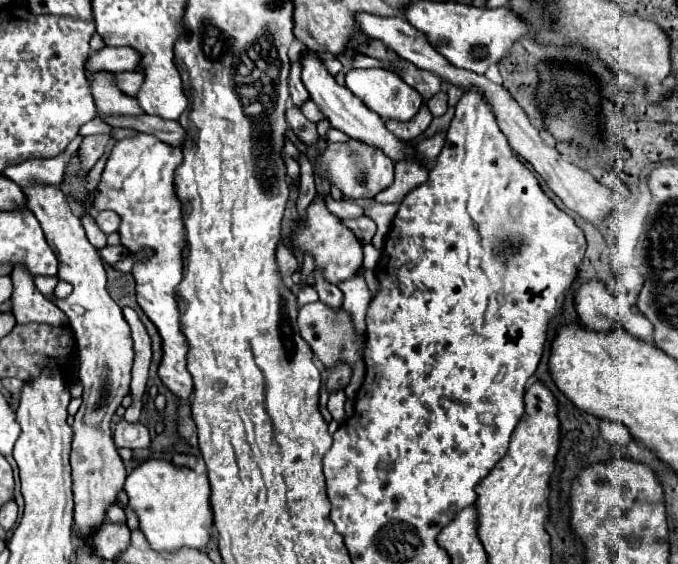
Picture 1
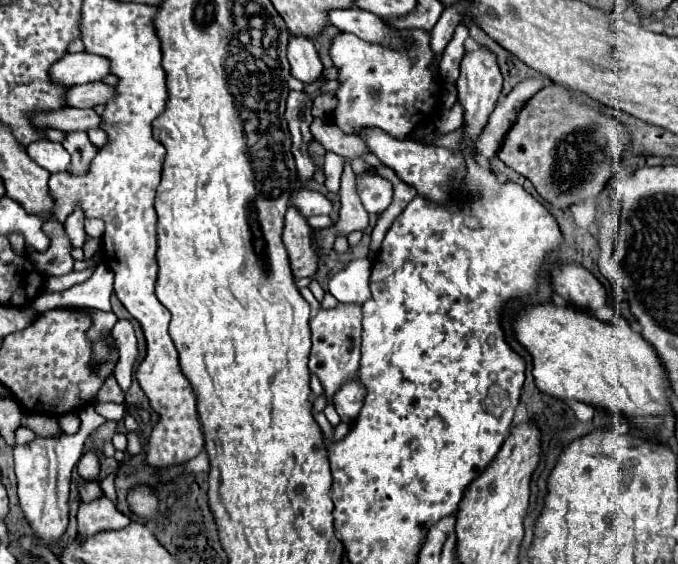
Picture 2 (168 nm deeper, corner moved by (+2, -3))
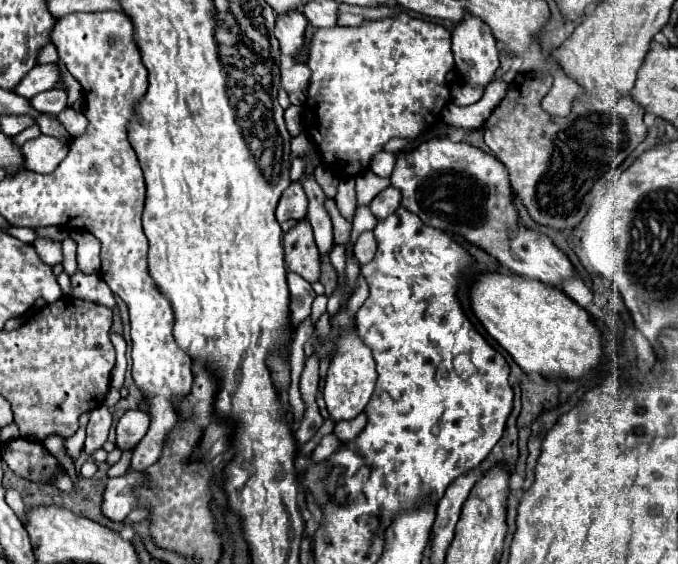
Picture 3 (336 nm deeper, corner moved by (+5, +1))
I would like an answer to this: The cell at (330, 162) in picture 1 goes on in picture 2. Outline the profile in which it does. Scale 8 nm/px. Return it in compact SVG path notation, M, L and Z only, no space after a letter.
M365 173L365 175L357 177L357 189L359 189L359 197L361 197L367 213L381 215L387 209L387 205L391 205L391 201L393 201L391 183L379 175Z

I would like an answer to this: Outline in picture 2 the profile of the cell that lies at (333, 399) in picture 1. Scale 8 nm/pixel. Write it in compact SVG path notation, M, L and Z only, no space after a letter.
M339 303L335 308L319 309L319 313L311 319L311 353L309 353L309 371L315 373L325 389L325 395L329 399L329 405L325 409L325 415L331 423L331 427L335 429L341 419L331 403L331 397L335 395L335 391L349 379L353 379L359 371L359 363L361 358L361 342L362 342L362 310L360 305Z

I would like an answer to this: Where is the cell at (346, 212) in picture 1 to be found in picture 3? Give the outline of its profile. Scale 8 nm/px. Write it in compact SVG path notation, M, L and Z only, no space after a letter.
M296 181L284 191L284 195L278 203L278 209L276 209L276 219L278 219L278 223L284 223L288 219L300 221L306 217L306 213L308 213L308 197L306 197L302 185Z

